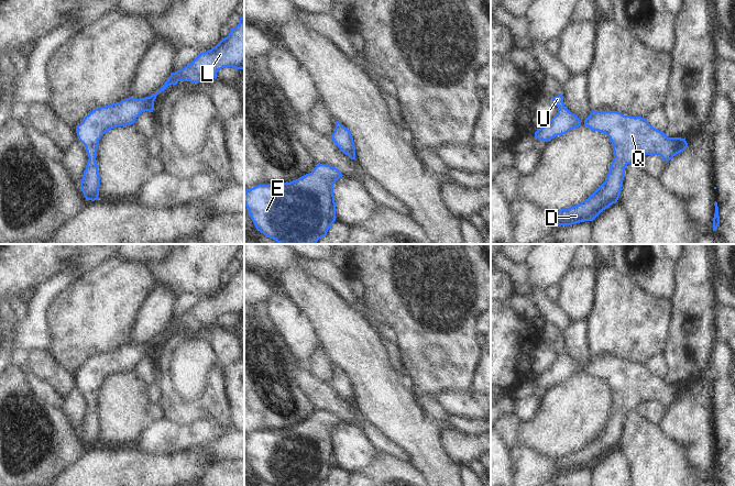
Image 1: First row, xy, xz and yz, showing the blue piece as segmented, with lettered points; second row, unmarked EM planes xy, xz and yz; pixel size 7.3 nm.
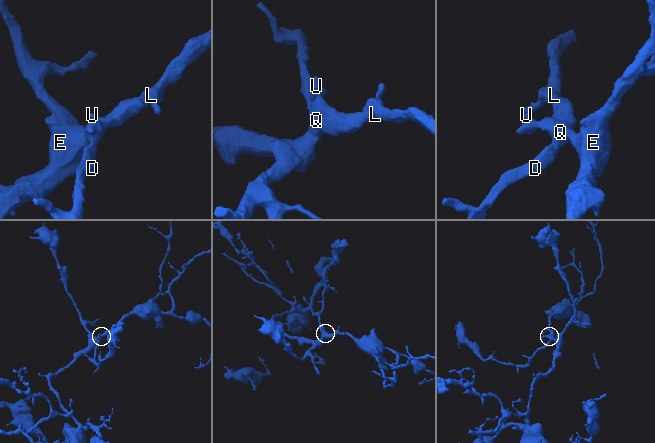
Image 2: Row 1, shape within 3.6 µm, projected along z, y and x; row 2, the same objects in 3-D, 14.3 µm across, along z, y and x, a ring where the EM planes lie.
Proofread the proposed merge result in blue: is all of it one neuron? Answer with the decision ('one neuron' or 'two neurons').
one neuron

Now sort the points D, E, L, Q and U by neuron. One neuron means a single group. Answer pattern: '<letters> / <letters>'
D E L Q U

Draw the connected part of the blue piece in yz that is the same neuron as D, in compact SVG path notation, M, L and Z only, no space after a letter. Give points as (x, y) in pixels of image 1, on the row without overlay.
M592 356L584 373L606 380L613 390L615 404L605 428L588 445L553 459L553 468L559 473L593 467L603 456L616 450L627 410L637 410L644 401L660 401L668 409L688 394L685 384L668 384L645 364L624 362L617 357Z

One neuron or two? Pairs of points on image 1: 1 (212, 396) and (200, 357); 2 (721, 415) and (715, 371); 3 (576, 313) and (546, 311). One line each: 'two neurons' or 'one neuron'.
1: two neurons
2: one neuron
3: two neurons

